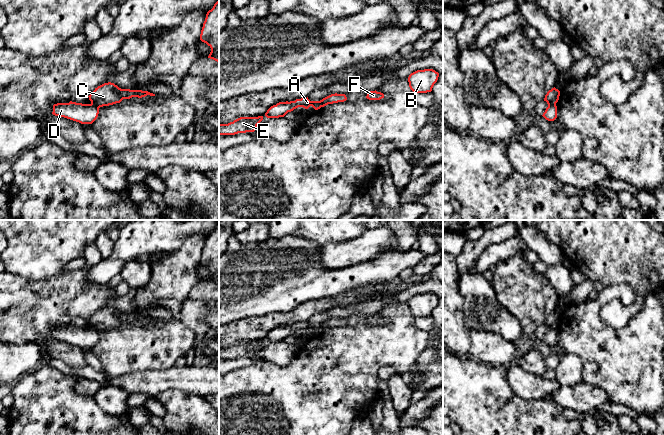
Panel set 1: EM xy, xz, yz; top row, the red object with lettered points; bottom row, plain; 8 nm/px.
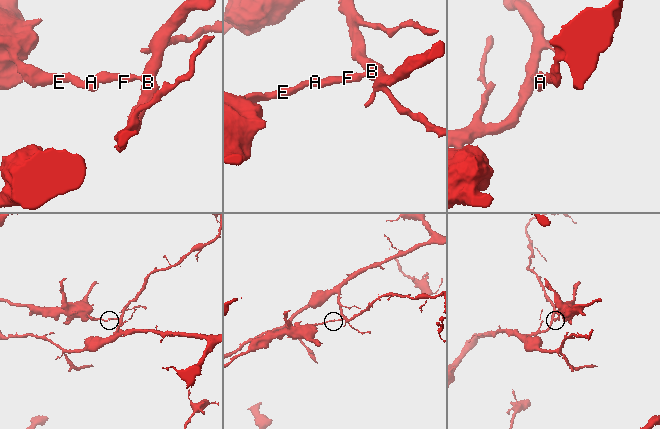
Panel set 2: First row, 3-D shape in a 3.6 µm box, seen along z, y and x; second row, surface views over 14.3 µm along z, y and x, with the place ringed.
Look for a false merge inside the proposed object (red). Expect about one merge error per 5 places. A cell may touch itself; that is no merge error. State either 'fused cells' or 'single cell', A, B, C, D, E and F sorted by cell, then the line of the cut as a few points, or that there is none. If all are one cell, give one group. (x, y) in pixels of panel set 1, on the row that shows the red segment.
fused cells | A D E / B C F | xy (91, 102), (98, 108)

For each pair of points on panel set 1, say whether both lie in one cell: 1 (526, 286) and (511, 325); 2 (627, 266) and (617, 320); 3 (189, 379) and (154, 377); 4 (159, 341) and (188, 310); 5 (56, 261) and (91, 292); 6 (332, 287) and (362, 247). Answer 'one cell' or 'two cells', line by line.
1: two cells
2: one cell
3: one cell
4: two cells
5: two cells
6: two cells

